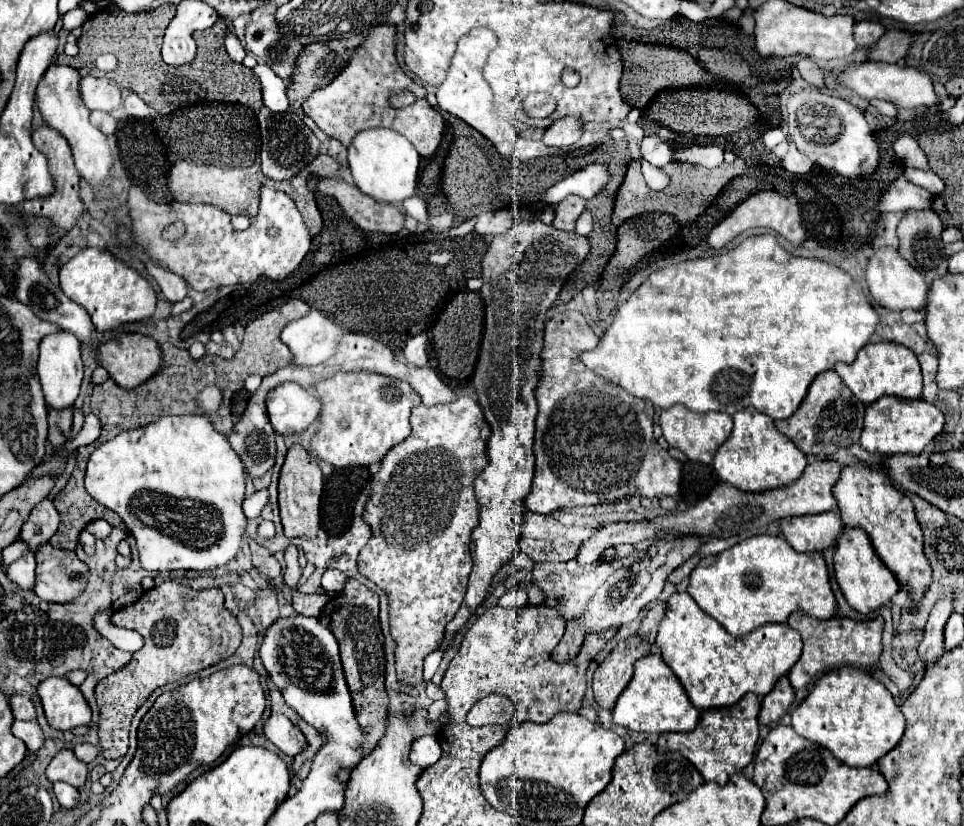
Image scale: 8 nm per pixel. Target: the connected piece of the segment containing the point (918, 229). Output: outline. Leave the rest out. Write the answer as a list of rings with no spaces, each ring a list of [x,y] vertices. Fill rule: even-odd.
[[[932,209],[908,211],[898,225],[900,237],[898,253],[914,269],[924,271],[928,281],[934,281],[936,277],[948,273],[946,257],[942,253],[944,251],[944,243],[940,239],[942,231],[944,225]]]

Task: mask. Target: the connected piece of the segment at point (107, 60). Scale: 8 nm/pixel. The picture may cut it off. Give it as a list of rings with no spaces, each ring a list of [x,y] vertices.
[[[100,55],[100,57],[96,59],[96,69],[104,71],[104,73],[114,71],[114,69],[116,69],[116,65],[118,65],[118,61],[116,61],[116,57],[114,57],[114,55]]]

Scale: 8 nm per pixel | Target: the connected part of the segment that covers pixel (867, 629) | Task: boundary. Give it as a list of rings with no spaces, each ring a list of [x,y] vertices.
[[[796,611],[788,617],[788,625],[792,629],[796,629],[804,641],[804,651],[788,675],[790,683],[796,691],[810,687],[818,677],[828,673],[834,665],[838,665],[838,667],[842,667],[842,665],[870,667],[880,659],[882,629],[884,629],[882,617],[872,619],[872,621],[852,621],[846,617],[832,617],[828,621],[820,621],[820,619],[804,615],[802,611]]]

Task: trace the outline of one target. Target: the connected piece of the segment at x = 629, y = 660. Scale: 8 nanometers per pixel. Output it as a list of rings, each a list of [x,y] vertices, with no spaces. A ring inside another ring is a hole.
[[[638,633],[628,637],[626,643],[618,643],[612,653],[598,665],[594,673],[594,697],[596,703],[604,709],[612,709],[618,695],[624,691],[632,679],[632,665],[650,655],[652,645]]]

